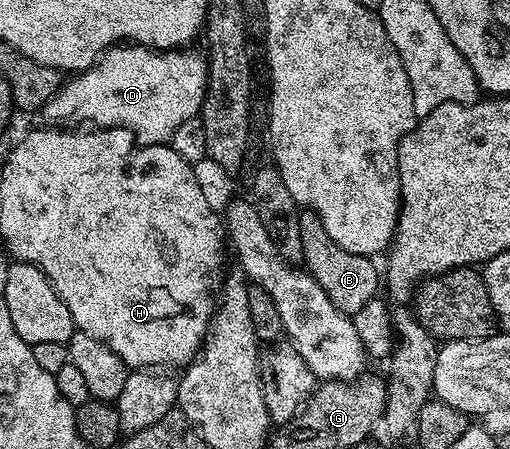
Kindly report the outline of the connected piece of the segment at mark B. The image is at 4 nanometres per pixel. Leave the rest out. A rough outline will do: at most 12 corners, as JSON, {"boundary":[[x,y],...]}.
{"boundary":[[300,211],[303,266],[343,315],[377,298],[382,271]]}

